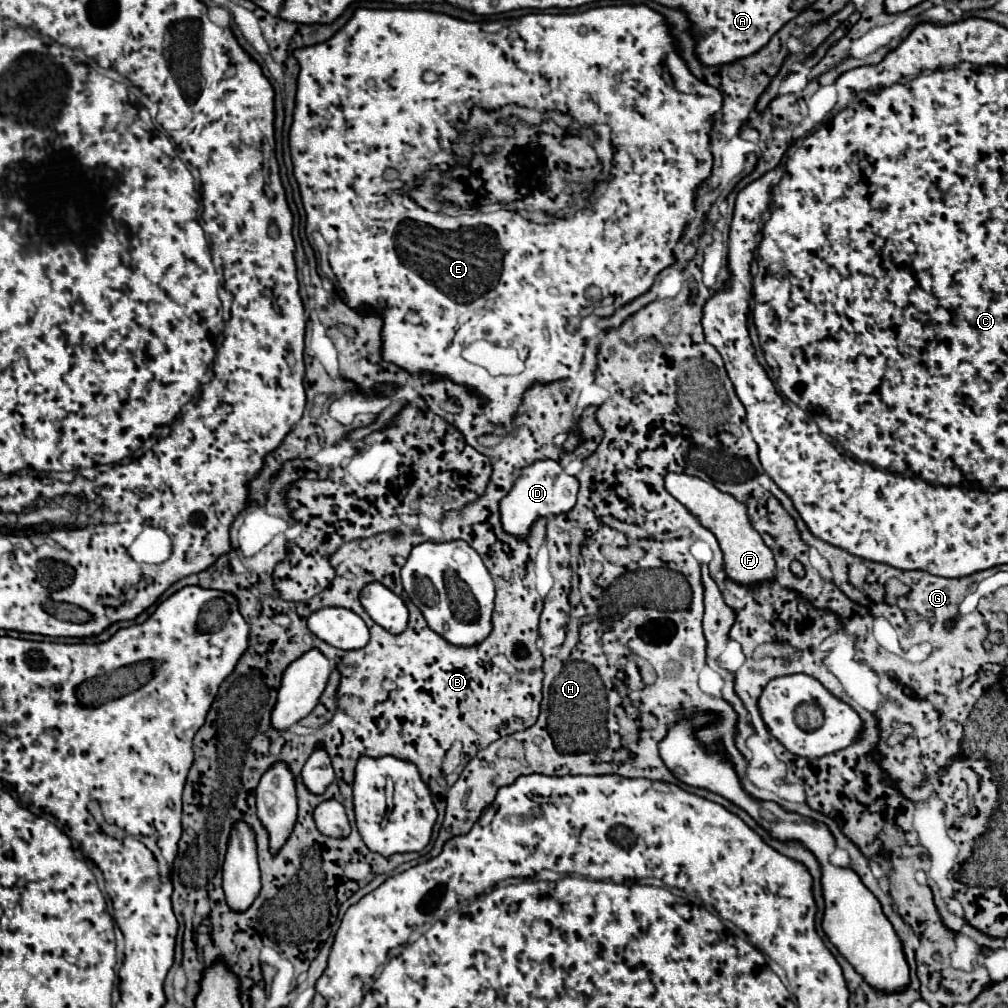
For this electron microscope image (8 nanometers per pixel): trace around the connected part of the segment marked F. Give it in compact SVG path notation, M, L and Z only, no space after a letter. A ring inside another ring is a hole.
M667 474L665 488L683 506L687 506L689 512L695 514L705 528L709 528L717 536L719 546L725 556L725 572L733 582L743 584L743 586L753 586L753 584L773 578L773 572L775 572L773 552L765 546L759 532L751 526L747 506L743 502L735 500L727 492L721 492L711 482L705 482L689 474Z

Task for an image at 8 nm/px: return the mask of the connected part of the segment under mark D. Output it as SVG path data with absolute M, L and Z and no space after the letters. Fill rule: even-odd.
M539 460L527 468L523 468L519 478L515 480L511 492L501 502L503 528L517 538L525 538L529 534L531 524L539 516L553 516L553 514L569 512L575 506L577 490L579 490L579 480L575 476L569 476L563 470L563 466L555 460Z

